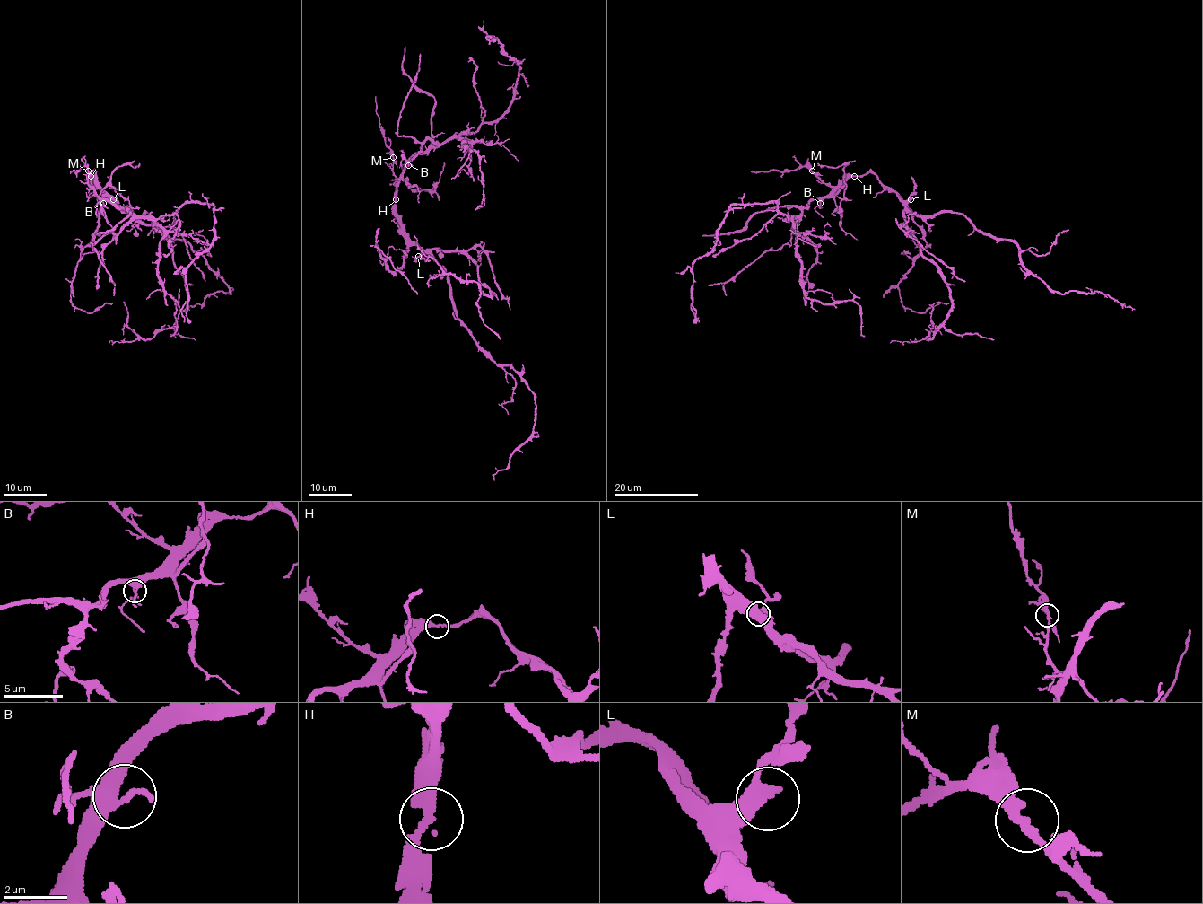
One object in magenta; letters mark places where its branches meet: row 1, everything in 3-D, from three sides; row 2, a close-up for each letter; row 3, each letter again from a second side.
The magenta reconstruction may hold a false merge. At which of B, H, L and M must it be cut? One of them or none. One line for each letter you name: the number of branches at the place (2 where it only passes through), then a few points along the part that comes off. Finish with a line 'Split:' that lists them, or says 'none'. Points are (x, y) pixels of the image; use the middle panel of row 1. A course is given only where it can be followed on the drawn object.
Split: none

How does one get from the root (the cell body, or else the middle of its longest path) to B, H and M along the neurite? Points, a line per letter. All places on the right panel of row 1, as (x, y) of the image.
B: (876, 176), (872, 172), (846, 176), (820, 203)
H: (876, 176), (872, 172), (855, 176)
M: (876, 176), (872, 172), (846, 176), (835, 187), (830, 187), (812, 171)

